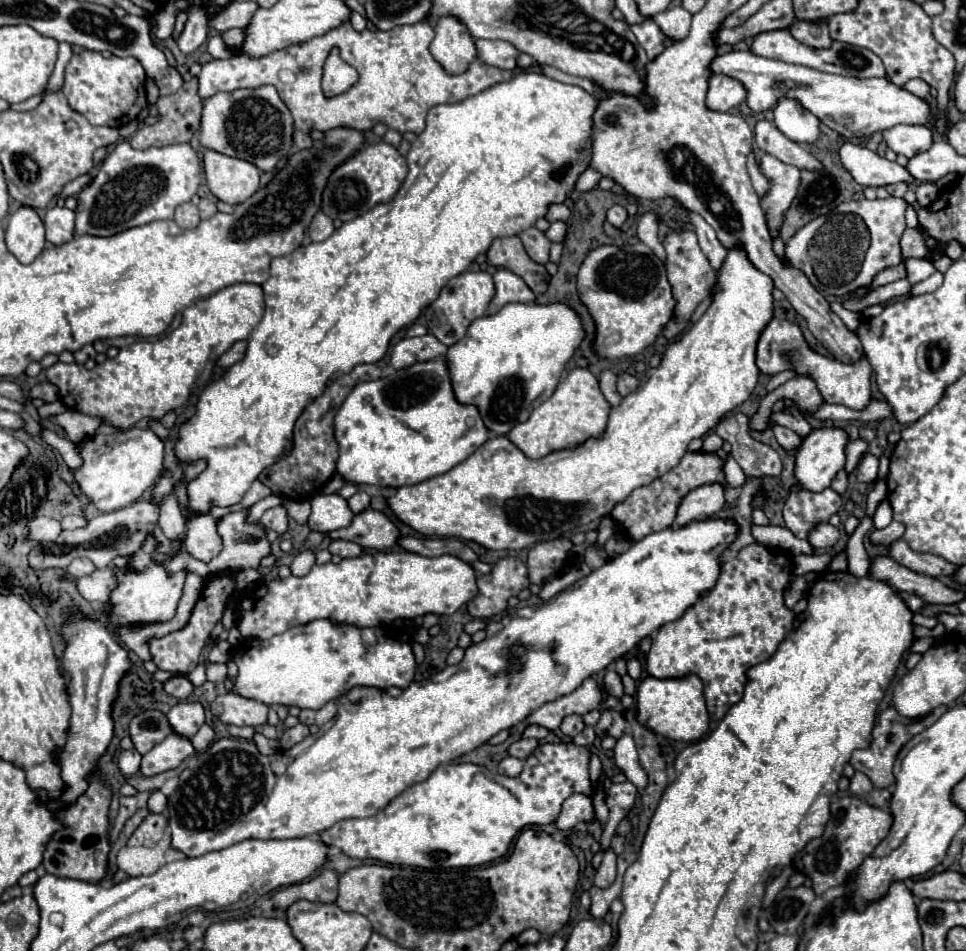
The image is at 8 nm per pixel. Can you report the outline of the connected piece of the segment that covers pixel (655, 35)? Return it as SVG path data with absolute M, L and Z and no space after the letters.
M645 21L641 25L633 25L631 29L633 29L637 41L641 43L641 47L647 51L649 61L653 61L665 49L663 33L661 33L661 29L657 29L657 25L653 25L653 21Z

